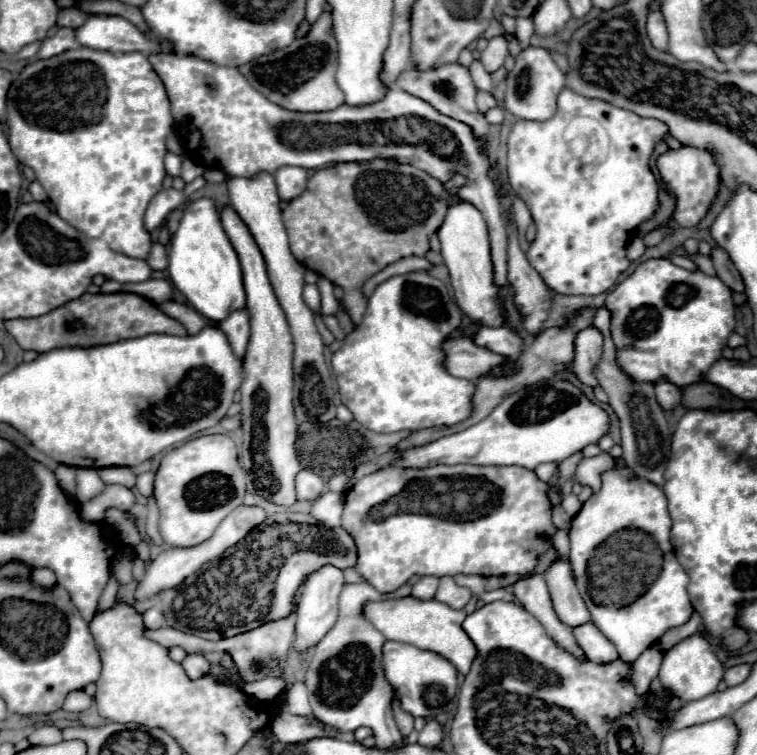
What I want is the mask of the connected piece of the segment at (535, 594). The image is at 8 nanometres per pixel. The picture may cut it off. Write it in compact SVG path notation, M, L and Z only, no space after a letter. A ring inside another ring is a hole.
M529 574L529 576L519 578L513 584L513 594L525 606L525 610L531 612L545 626L549 636L553 636L553 640L557 644L561 644L561 648L565 648L567 652L571 652L577 658L585 658L571 634L571 628L567 624L563 624L559 620L559 616L555 614L547 584L541 574Z

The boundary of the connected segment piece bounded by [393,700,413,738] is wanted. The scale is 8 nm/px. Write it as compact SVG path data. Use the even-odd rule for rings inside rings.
M393 700L393 714L395 714L395 722L399 732L407 738L413 732L413 716L409 716L407 712L401 712L401 706L397 704L397 700Z

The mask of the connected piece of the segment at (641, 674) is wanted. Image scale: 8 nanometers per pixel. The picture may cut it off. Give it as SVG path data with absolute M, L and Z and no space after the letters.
M647 648L635 662L635 670L633 670L633 684L635 684L635 690L637 694L645 694L649 690L649 684L651 680L657 676L659 672L659 666L661 666L661 660L663 660L663 654L657 650L657 648Z

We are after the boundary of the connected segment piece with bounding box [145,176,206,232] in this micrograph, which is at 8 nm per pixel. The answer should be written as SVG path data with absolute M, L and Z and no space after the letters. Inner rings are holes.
M201 176L187 184L183 190L175 190L175 188L159 190L159 192L155 194L155 198L151 200L147 212L145 212L145 228L147 228L149 232L153 232L157 226L163 224L165 216L167 216L173 208L183 206L187 197L202 188L205 183L206 180Z

